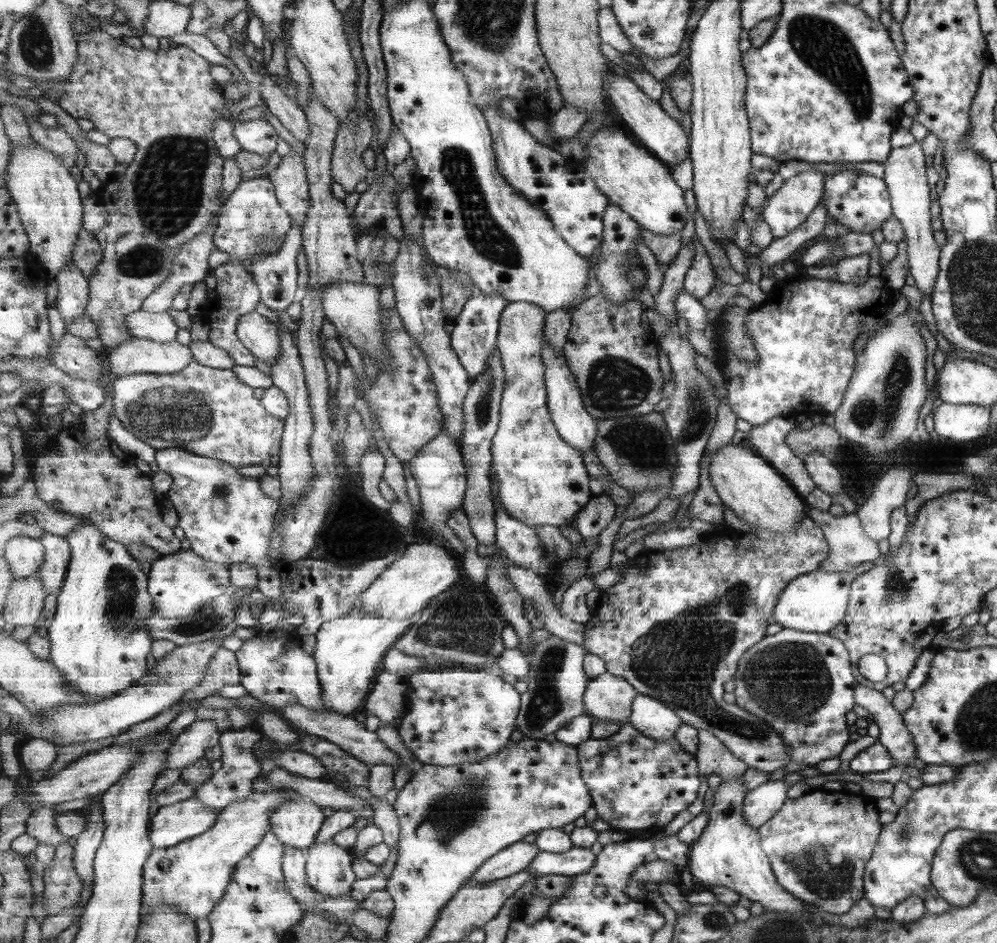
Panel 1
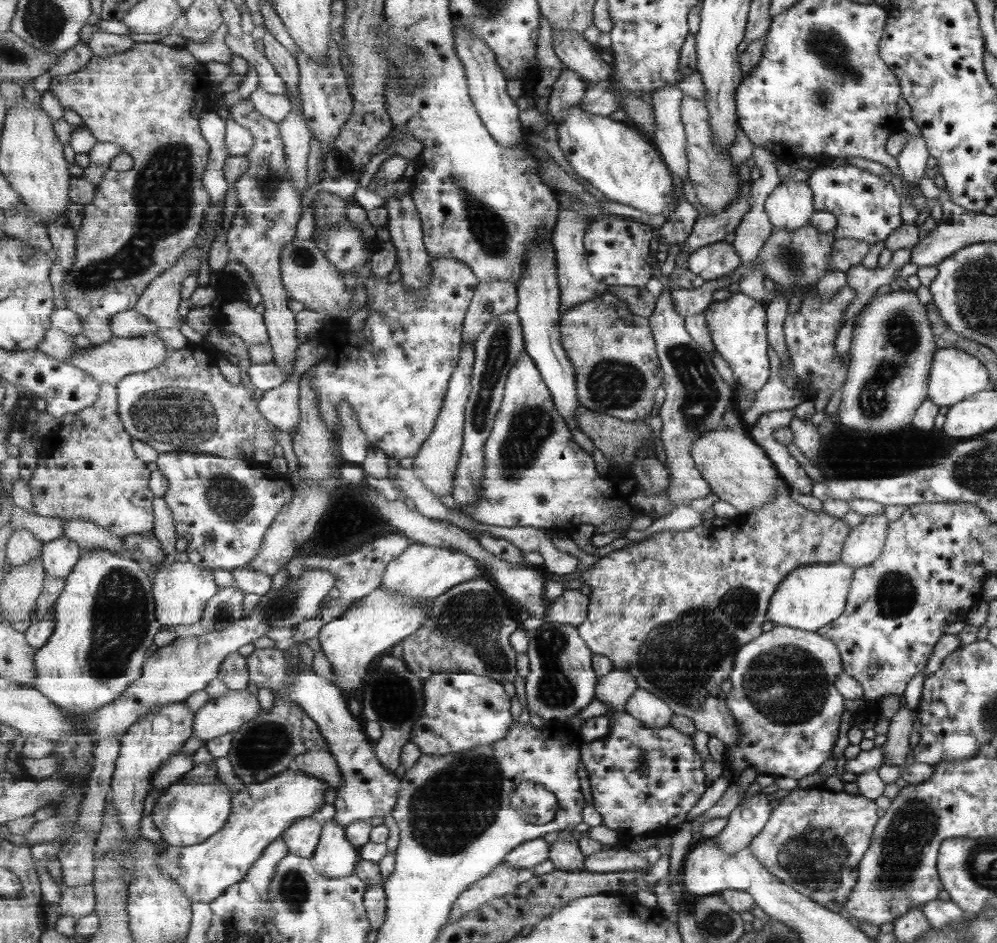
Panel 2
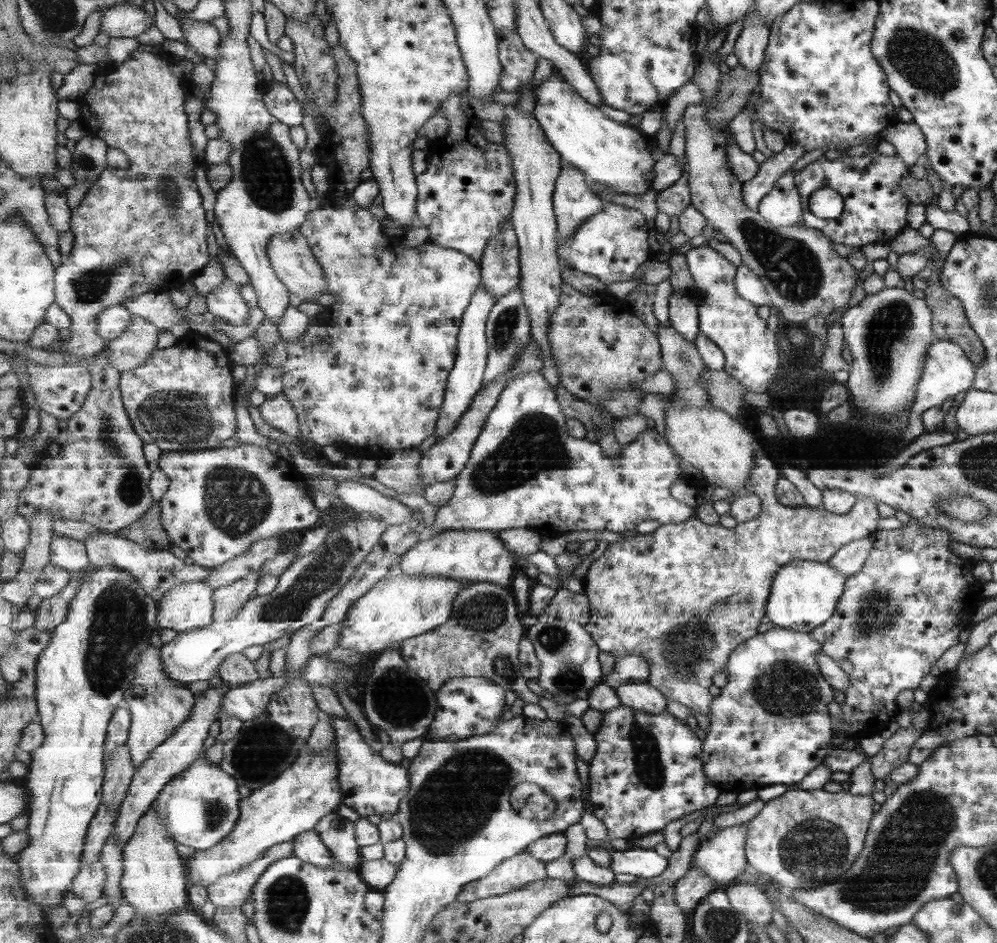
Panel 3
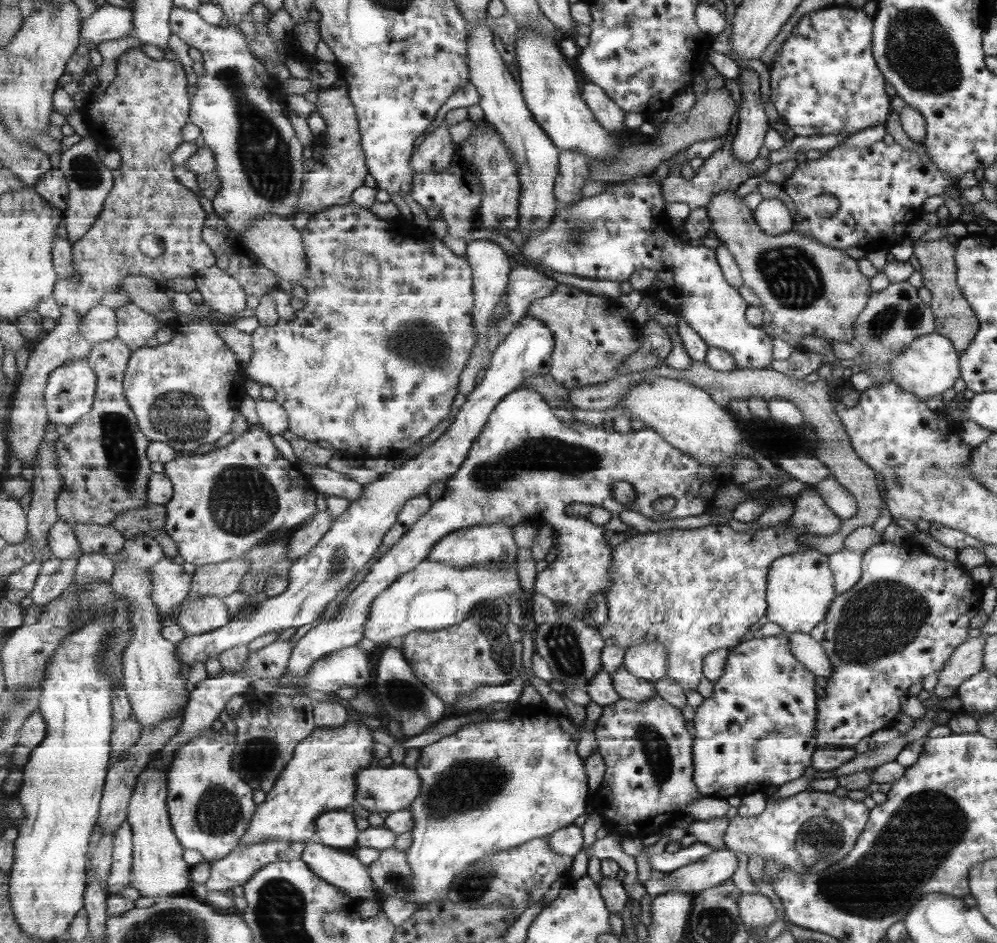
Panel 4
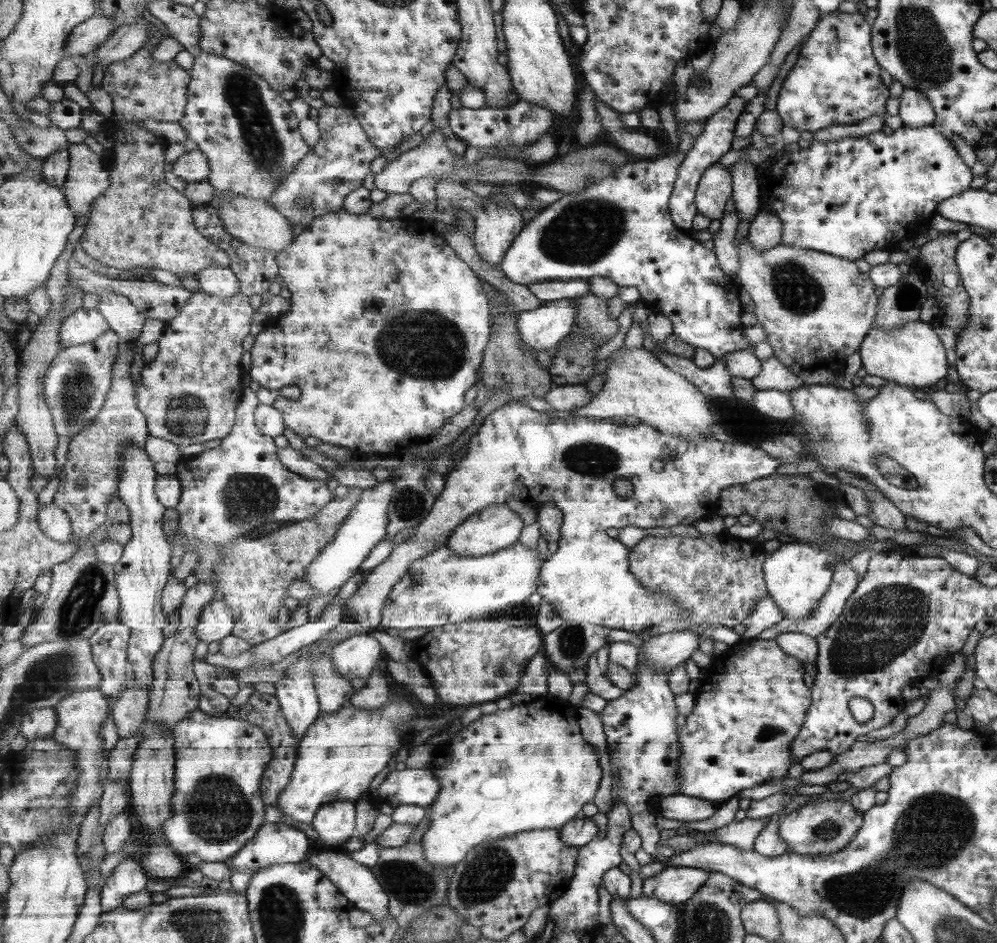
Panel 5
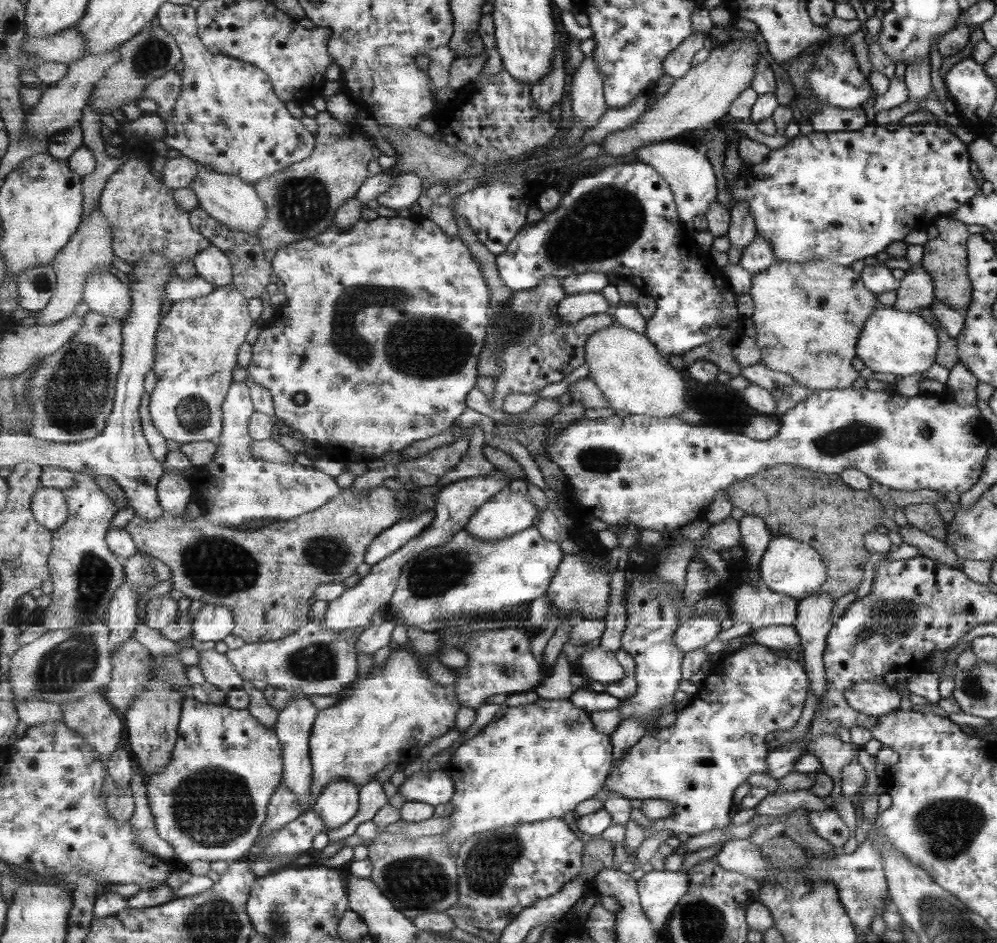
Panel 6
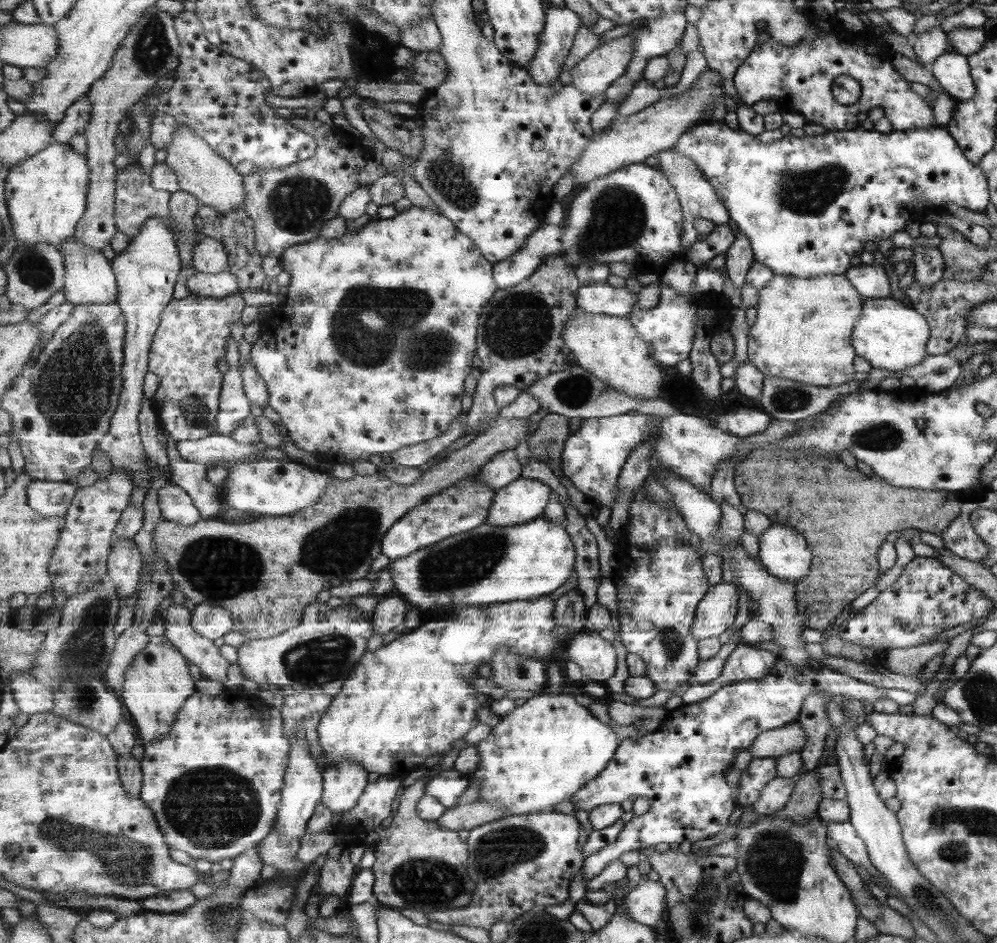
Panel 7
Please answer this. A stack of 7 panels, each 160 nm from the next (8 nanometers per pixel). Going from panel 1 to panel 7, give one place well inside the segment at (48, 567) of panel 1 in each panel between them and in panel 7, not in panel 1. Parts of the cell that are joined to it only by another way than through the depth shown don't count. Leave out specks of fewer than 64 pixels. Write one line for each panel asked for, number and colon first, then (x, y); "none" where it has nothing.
2: (60, 556)
3: (71, 555)
4: (63, 543)
5: (57, 524)
6: (50, 507)
7: (49, 498)

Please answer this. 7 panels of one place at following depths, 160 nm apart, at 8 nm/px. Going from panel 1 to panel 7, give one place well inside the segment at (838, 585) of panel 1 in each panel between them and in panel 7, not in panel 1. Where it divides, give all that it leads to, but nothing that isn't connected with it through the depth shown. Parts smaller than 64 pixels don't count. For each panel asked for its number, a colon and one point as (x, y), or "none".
2: (810, 597)
3: (804, 594)
4: (800, 587)
5: (796, 576)
6: (792, 568)
7: (784, 553)

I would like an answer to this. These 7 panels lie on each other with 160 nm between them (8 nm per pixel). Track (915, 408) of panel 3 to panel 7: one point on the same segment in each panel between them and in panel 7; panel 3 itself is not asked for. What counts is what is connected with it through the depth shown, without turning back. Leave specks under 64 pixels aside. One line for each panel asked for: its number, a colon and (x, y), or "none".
4: (929, 366)
5: (913, 356)
6: (900, 343)
7: (889, 335)

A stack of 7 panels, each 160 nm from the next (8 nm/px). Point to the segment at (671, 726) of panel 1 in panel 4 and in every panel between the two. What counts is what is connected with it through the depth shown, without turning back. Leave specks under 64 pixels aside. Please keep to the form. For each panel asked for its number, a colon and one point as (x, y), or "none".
2: (654, 712)
3: (644, 697)
4: (630, 687)

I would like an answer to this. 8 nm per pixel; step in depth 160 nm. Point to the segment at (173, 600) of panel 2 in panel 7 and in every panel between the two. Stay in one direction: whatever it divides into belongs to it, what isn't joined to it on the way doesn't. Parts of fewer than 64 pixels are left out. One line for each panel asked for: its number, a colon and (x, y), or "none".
3: (190, 605)
4: (199, 615)
5: (217, 620)
6: (214, 622)
7: (211, 621)

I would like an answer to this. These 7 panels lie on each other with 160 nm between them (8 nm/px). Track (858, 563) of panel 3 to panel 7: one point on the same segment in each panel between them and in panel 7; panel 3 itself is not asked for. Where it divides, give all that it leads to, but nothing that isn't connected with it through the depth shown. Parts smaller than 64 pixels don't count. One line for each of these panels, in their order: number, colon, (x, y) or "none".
4: (845, 565)
5: (844, 581)
6: (812, 622)
7: (814, 719)

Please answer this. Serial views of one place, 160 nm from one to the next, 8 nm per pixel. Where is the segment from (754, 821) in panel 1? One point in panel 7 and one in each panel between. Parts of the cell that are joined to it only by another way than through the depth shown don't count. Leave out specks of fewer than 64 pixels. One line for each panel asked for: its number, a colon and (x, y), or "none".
2: (749, 818)
3: (723, 857)
4: (712, 871)
5: (675, 884)
6: (660, 891)
7: (647, 903)

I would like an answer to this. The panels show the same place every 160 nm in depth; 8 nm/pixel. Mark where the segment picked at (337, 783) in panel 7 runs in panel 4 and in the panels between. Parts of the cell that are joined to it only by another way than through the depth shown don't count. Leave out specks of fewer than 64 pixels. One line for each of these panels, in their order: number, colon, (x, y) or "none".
4: (337, 829)
5: (336, 823)
6: (339, 804)

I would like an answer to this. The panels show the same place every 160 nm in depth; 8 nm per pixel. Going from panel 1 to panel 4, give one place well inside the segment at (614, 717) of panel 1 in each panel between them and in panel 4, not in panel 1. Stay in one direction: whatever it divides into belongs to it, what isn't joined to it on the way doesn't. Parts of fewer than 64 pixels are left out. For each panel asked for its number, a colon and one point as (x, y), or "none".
2: (615, 689)
3: (630, 669)
4: (649, 661)

